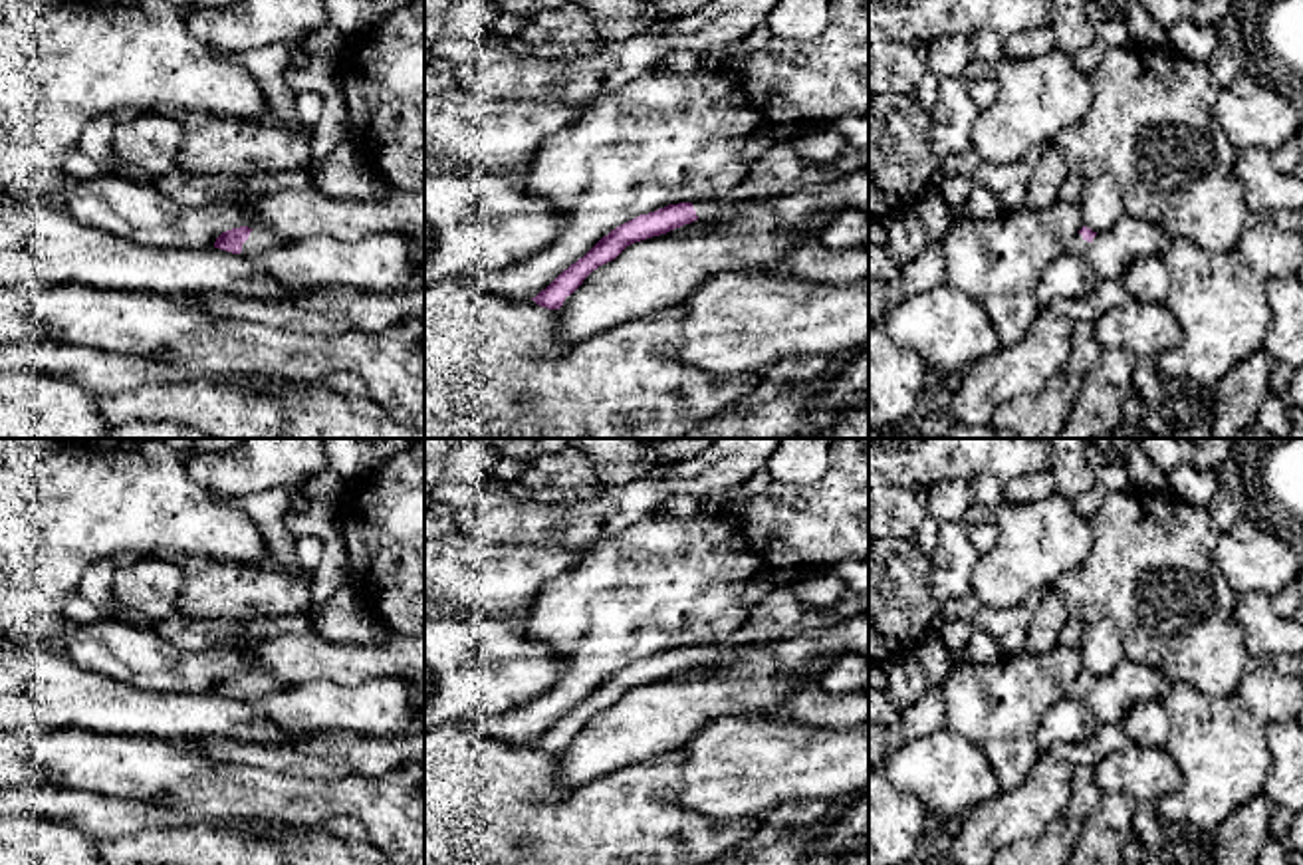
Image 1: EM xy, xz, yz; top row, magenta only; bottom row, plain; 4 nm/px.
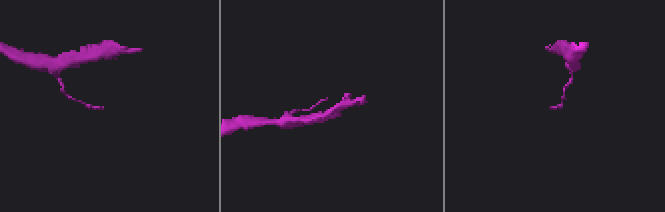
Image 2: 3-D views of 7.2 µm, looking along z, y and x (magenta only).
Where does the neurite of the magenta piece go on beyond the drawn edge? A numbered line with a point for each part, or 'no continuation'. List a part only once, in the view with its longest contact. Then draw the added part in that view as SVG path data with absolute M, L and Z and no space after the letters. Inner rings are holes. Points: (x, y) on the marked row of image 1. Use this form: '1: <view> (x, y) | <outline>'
1: xy (260, 241) | M254 226L248 240L242 244L240 254L254 258L262 252L276 248L276 246L284 246L286 242L288 242L286 238L280 238L274 232Z

